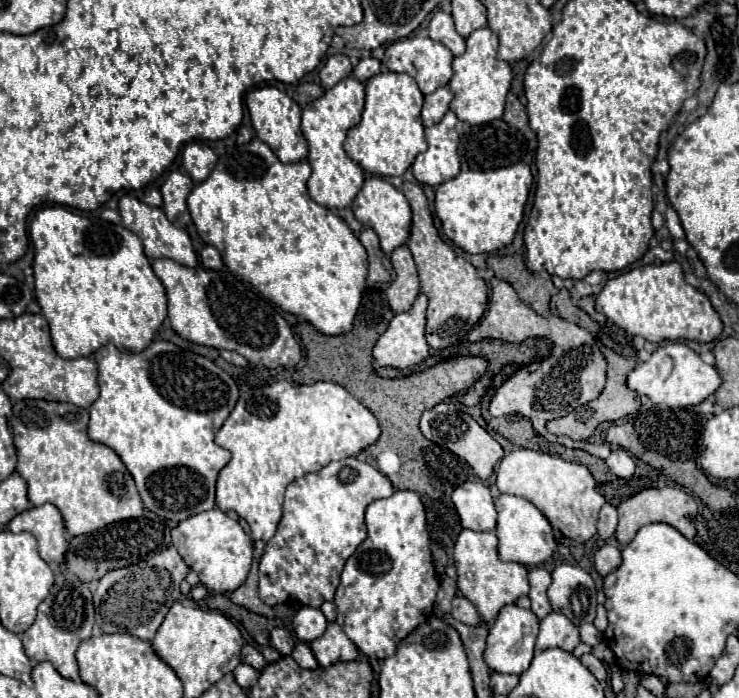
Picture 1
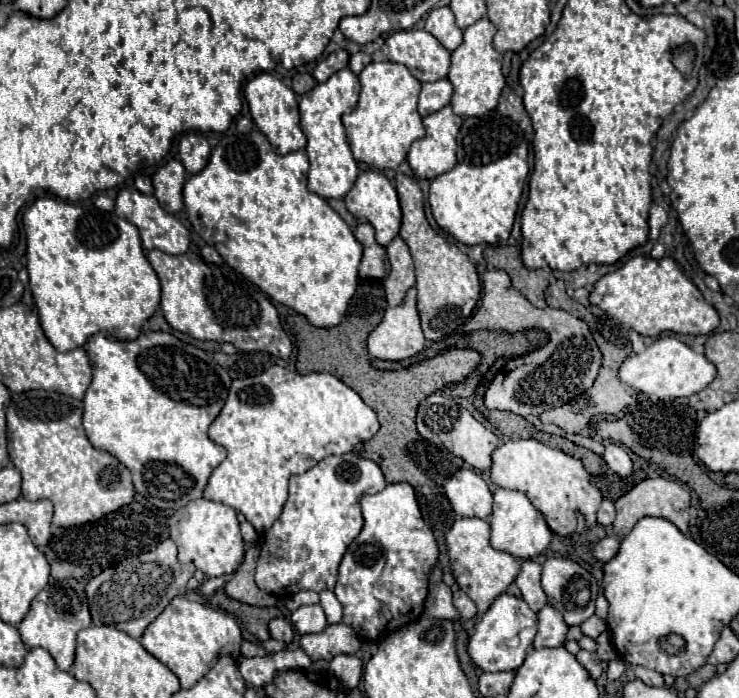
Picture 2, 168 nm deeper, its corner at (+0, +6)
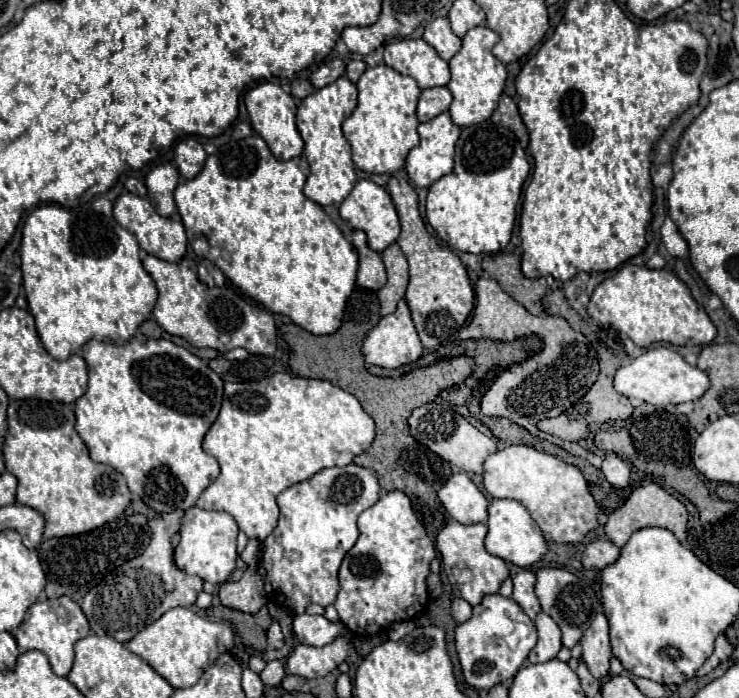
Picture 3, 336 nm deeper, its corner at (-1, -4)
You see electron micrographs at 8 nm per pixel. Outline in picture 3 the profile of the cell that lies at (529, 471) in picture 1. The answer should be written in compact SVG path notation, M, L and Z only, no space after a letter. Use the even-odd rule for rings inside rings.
M509 445L509 447L503 447L501 451L489 455L489 459L485 461L483 485L485 485L487 493L495 499L515 499L521 505L525 505L527 511L531 513L531 517L535 519L535 523L541 527L545 541L549 541L549 543L581 543L589 531L599 527L597 517L599 517L601 509L595 503L581 471L573 465L567 465L565 461L561 461L557 457L541 453L533 447Z

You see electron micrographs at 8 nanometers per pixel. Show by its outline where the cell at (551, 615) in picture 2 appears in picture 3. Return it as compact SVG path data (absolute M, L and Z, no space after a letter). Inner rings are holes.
M547 613L537 615L535 623L537 623L539 641L537 641L537 647L533 649L533 653L529 655L529 661L545 663L549 659L555 659L561 649L561 629Z

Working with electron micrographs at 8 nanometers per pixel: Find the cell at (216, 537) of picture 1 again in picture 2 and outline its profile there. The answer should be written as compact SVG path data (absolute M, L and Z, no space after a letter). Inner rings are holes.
M196 499L174 511L170 517L170 537L178 545L178 561L194 563L196 569L206 573L206 577L220 577L234 573L244 557L244 541L240 535L240 525L236 511L224 503Z

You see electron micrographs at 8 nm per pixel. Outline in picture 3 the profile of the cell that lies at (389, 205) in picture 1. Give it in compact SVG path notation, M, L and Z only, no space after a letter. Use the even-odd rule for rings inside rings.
M359 179L353 187L353 191L349 193L349 197L341 203L339 207L339 215L353 227L353 229L363 229L367 233L367 243L373 251L381 253L385 251L391 243L397 241L399 237L399 219L397 219L397 211L393 205L391 195L377 183L367 181L367 179Z

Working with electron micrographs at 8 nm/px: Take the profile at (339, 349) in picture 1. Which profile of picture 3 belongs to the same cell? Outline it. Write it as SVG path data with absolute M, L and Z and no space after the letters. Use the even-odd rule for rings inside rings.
M355 289L347 303L347 313L343 317L343 325L333 335L311 335L299 325L287 323L283 325L283 339L291 347L291 371L297 377L309 377L309 379L323 379L329 381L341 389L347 389L351 395L355 395L361 403L361 407L373 417L377 425L377 437L373 445L369 447L367 457L357 457L355 463L361 467L369 467L379 475L379 483L383 491L399 489L407 493L413 501L413 509L421 523L427 529L427 535L435 539L439 531L445 527L449 515L445 515L445 507L437 499L437 487L441 483L435 483L435 475L431 471L429 459L423 449L417 449L415 439L409 433L407 419L415 407L421 407L425 403L431 403L439 391L451 389L455 385L461 385L473 371L475 361L471 357L453 357L449 361L439 361L429 367L415 369L399 379L387 379L387 377L373 377L365 369L365 361L361 355L361 343L365 335L379 323L379 299L373 291L367 289Z

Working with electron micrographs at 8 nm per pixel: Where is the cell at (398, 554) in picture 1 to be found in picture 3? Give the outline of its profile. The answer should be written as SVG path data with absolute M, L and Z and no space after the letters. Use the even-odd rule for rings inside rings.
M403 491L383 493L373 507L365 509L359 515L357 527L361 535L353 549L345 555L339 569L341 589L335 601L335 609L351 633L377 635L381 631L387 631L393 623L415 619L427 607L427 577L431 573L429 563L435 559L435 545L429 539L421 521L415 517L411 501Z

